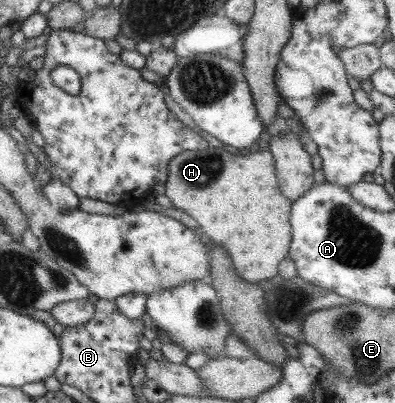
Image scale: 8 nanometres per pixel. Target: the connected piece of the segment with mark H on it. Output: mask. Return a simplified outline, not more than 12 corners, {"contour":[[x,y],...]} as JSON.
{"contour":[[176,154],[164,196],[227,250],[273,278],[289,206],[272,154]]}

